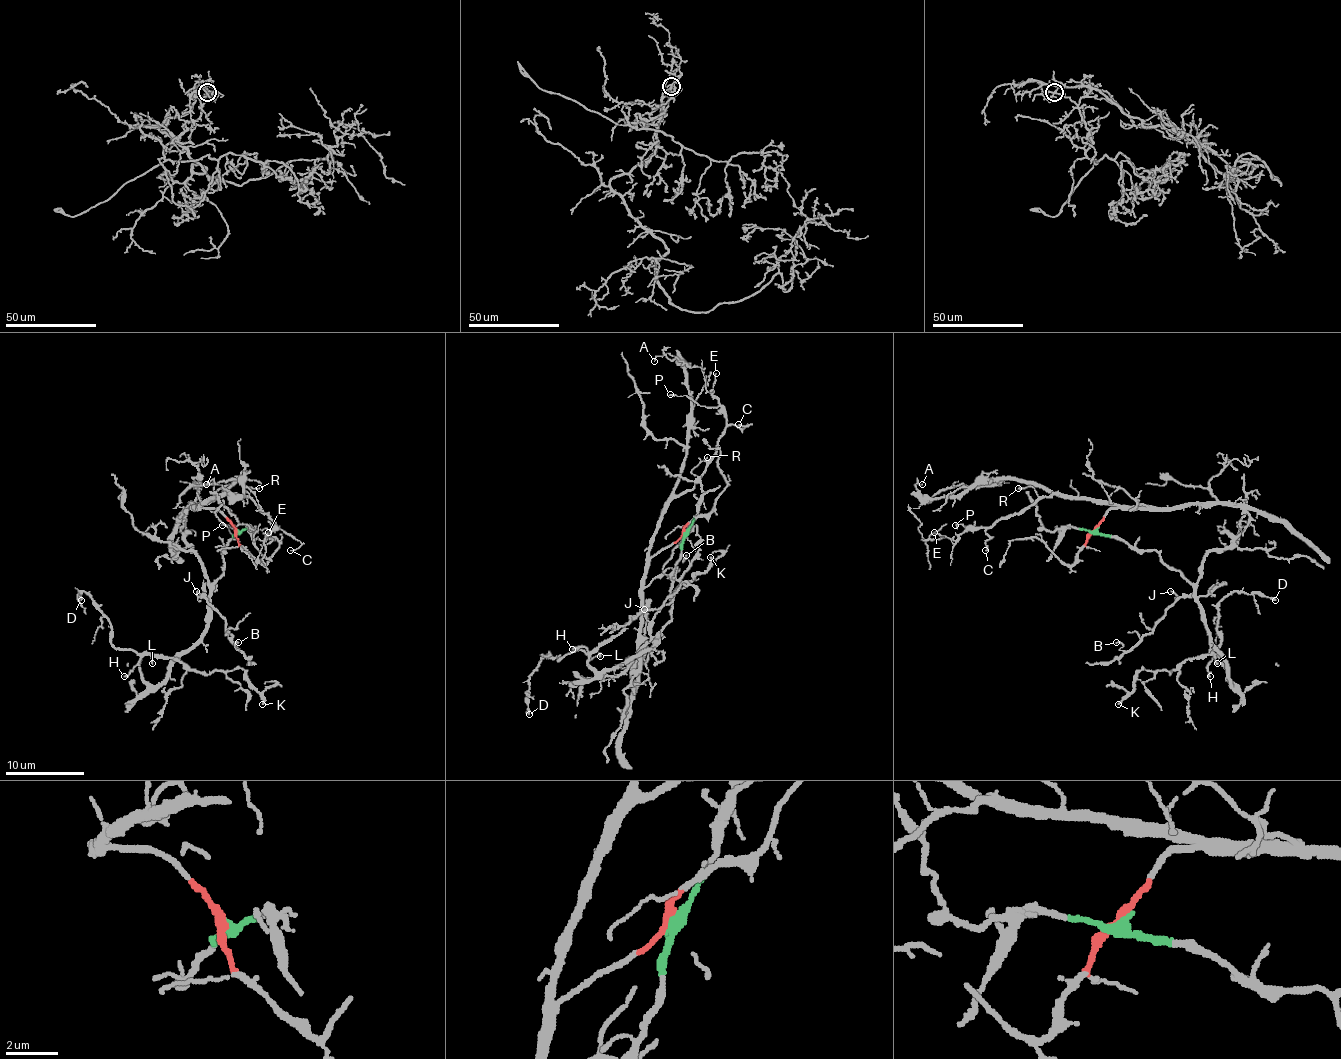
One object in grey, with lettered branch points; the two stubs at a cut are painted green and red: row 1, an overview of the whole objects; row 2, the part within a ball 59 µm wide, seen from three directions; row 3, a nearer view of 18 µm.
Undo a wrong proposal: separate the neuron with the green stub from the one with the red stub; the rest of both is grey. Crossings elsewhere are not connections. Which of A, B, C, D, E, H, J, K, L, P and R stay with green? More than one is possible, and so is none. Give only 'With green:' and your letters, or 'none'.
With green: B, D, H, J, K, L

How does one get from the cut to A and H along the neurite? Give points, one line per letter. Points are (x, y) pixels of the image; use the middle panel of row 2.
A: (683, 533), (650, 554), (650, 538), (685, 456), (691, 411), (685, 368), (667, 352), (654, 360)
H: (683, 533), (671, 578), (671, 619), (659, 638), (605, 672), (587, 662), (583, 646), (571, 648)

